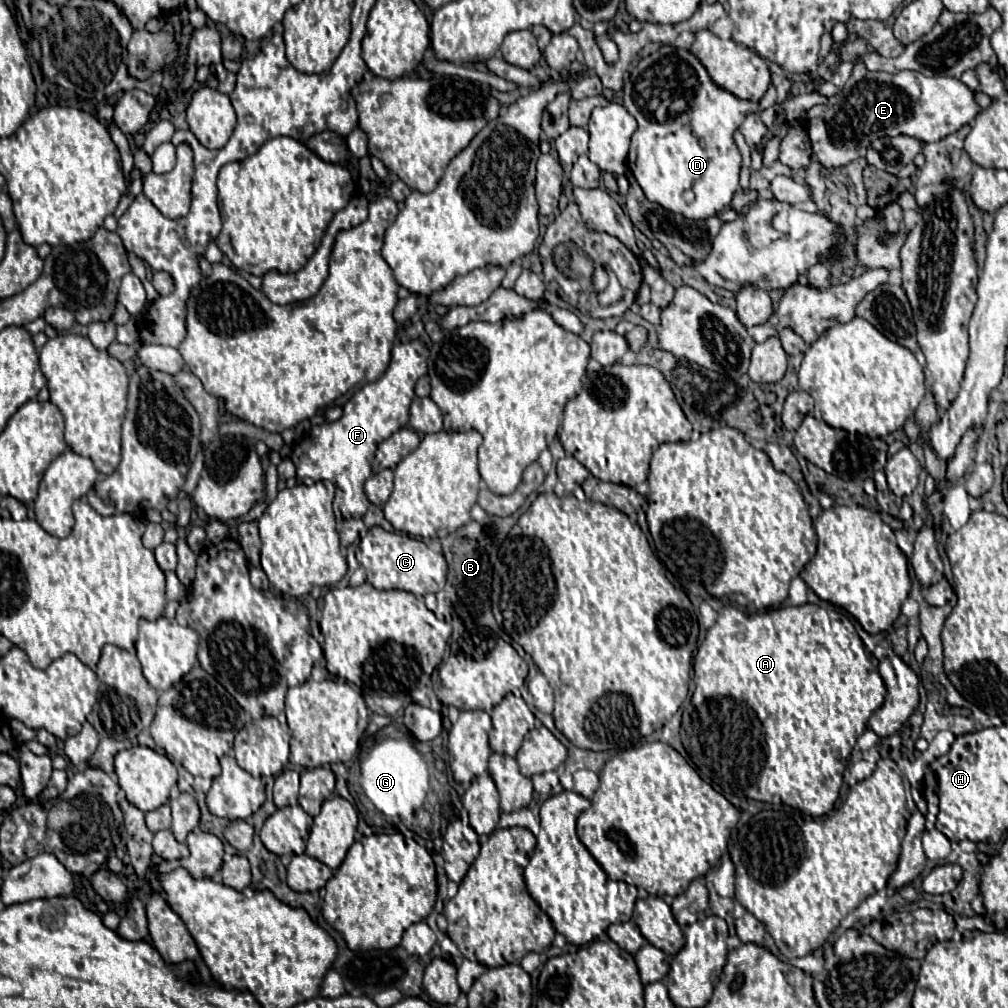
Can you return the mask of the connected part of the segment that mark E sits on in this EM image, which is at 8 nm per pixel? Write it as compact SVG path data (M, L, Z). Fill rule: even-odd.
M858 59L852 77L840 93L828 97L826 105L816 105L806 113L812 151L824 167L840 167L866 155L870 143L878 137L910 135L924 143L940 141L956 133L980 113L974 91L954 77L926 77L916 71L872 73Z

